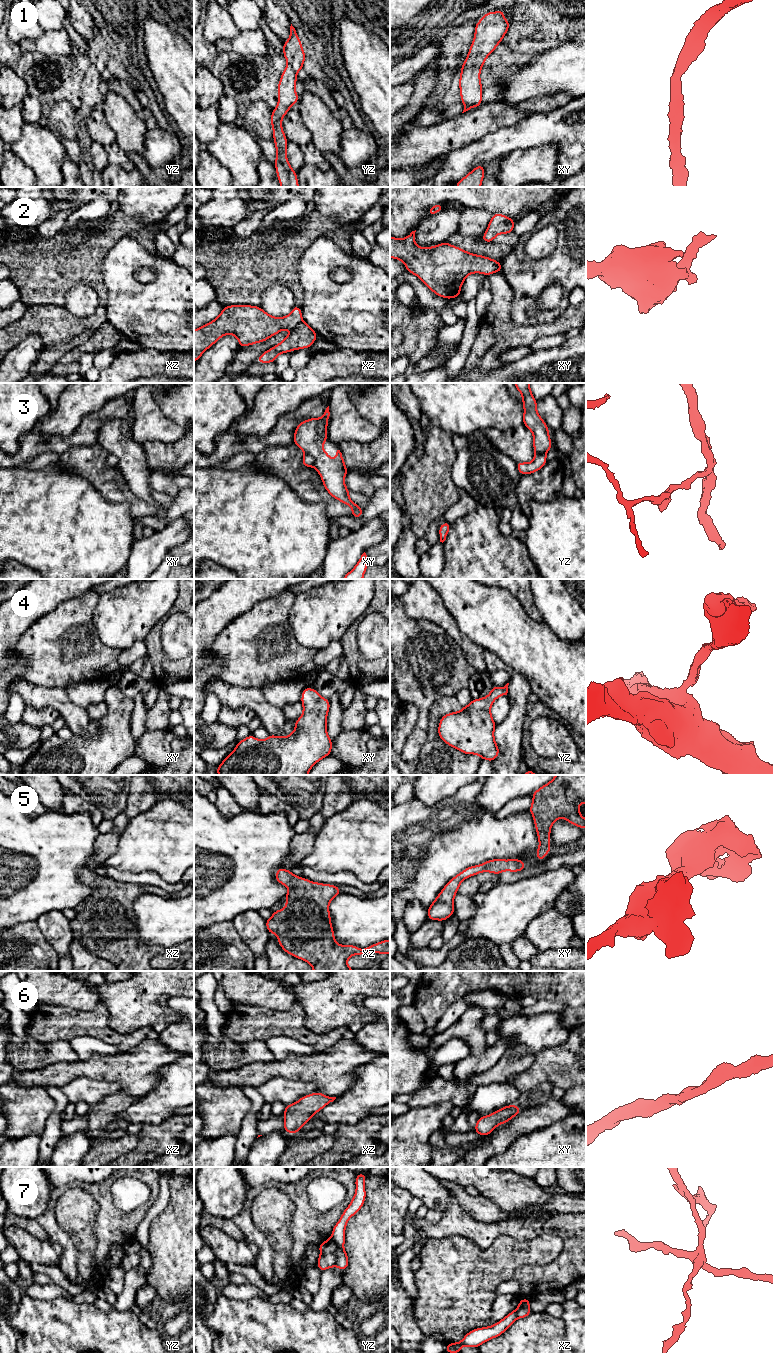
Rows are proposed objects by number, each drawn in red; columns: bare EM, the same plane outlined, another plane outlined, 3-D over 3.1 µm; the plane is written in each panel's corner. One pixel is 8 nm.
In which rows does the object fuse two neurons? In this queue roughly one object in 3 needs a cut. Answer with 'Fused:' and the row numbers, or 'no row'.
Fused: 2, 3, 7

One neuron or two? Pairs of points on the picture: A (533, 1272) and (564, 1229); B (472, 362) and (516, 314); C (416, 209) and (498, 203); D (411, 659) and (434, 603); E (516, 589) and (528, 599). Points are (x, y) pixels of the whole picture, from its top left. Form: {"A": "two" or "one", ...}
{"A": "one", "B": "two", "C": "one", "D": "two", "E": "one"}

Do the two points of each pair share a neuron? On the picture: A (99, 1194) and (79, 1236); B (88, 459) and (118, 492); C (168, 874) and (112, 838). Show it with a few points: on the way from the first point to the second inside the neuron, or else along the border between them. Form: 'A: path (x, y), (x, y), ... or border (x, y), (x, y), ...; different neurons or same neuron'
A: border (95, 1230), (96, 1250), (94, 1254); different neurons
B: path (93, 467), (110, 484); same neuron
C: border (121, 833), (117, 849), (104, 860); different neurons

